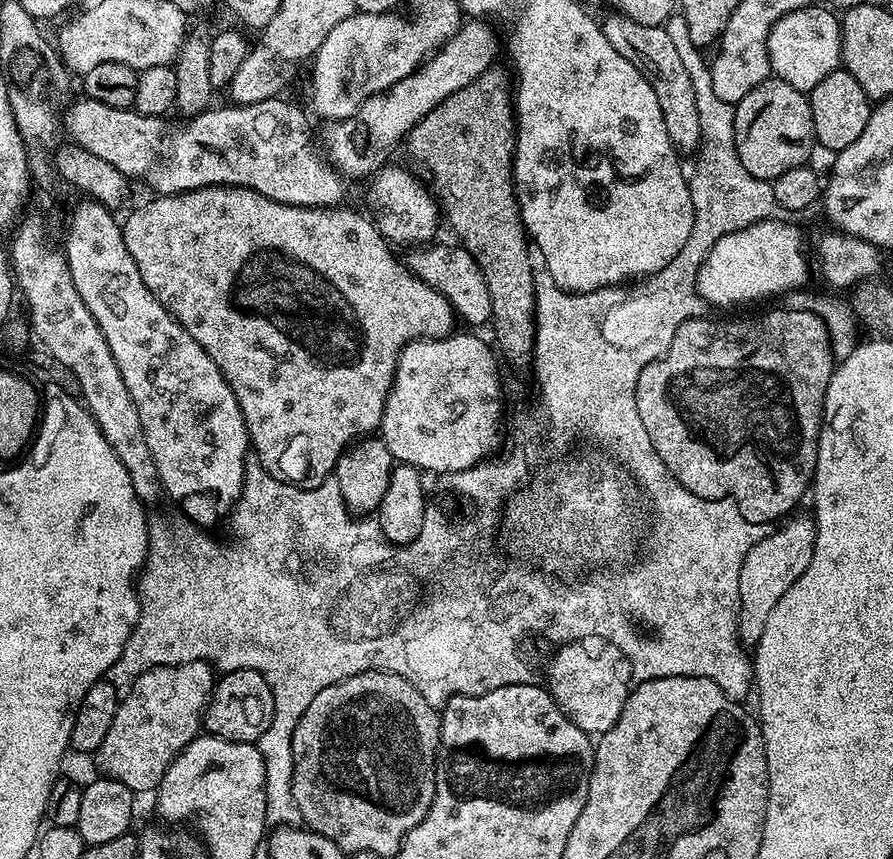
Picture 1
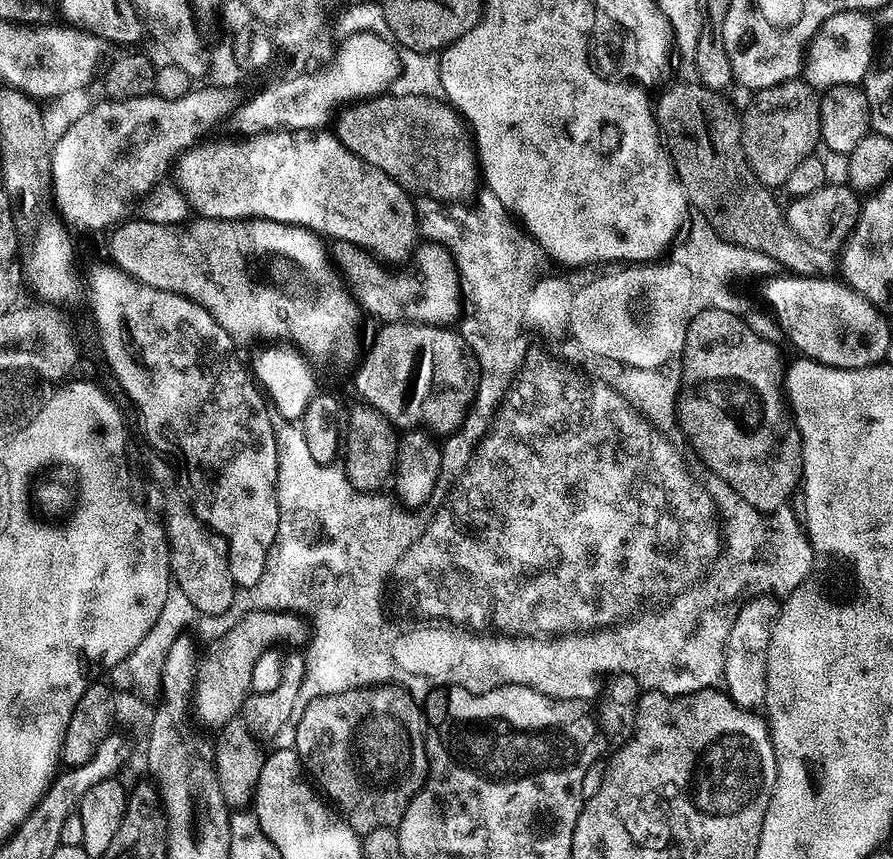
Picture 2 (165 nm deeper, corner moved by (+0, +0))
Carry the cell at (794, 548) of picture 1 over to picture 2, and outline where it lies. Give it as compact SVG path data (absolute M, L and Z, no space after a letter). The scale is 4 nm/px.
M759 595L745 599L738 618L734 618L734 626L730 626L730 638L726 638L724 651L723 687L739 708L749 710L759 709L766 698L766 658L770 650L772 627L776 625L781 605L775 595Z

